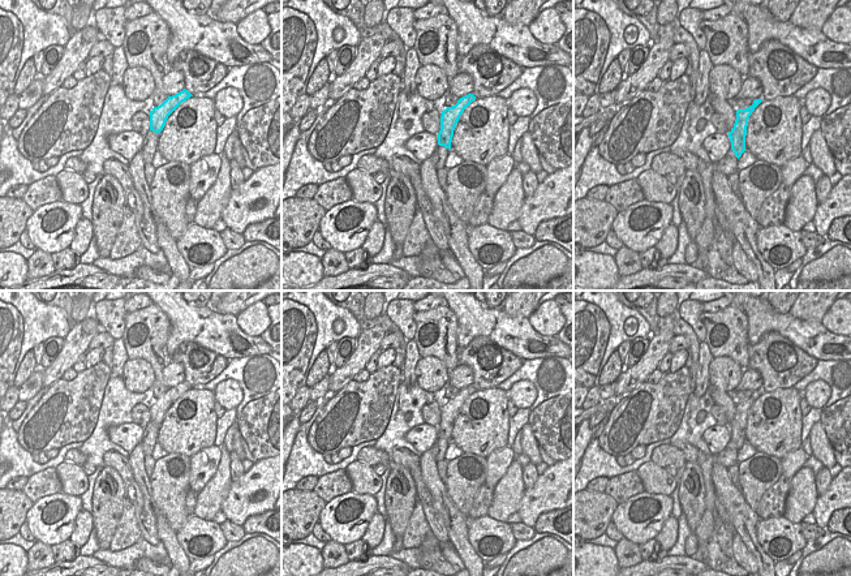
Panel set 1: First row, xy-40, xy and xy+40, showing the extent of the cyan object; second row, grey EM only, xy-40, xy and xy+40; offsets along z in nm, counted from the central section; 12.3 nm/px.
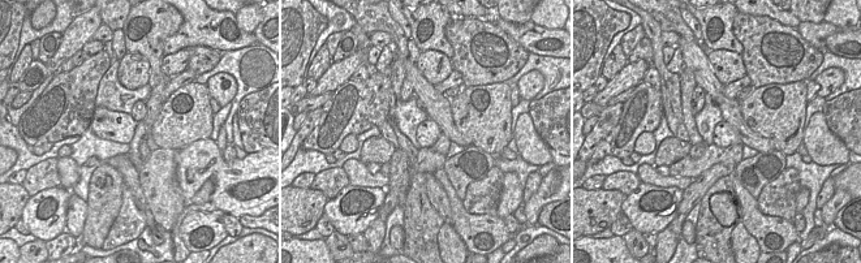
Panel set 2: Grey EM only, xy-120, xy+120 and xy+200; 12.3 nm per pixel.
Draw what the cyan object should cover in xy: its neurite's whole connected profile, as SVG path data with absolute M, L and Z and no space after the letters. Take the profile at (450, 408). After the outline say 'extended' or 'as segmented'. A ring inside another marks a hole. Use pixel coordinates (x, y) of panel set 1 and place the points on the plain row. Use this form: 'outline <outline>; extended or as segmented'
outline M468 386L457 392L452 399L442 403L440 422L438 425L438 437L451 442L451 434L456 416L464 401L476 392L473 386Z; as segmented

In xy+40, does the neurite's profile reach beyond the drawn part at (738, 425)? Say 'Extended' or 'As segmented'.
As segmented.

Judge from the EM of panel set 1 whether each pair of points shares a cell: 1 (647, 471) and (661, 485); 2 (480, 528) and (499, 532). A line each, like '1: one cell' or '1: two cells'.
1: one cell
2: one cell

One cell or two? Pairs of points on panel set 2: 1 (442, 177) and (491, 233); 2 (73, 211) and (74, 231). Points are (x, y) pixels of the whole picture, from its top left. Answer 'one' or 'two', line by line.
1: one
2: one

